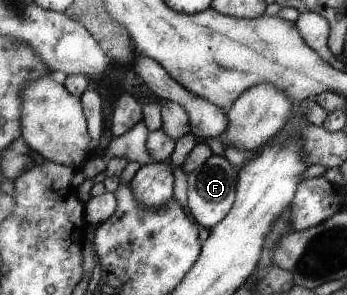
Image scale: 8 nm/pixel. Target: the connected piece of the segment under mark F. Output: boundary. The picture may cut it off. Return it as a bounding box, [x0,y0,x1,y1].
[187,156,237,228]

